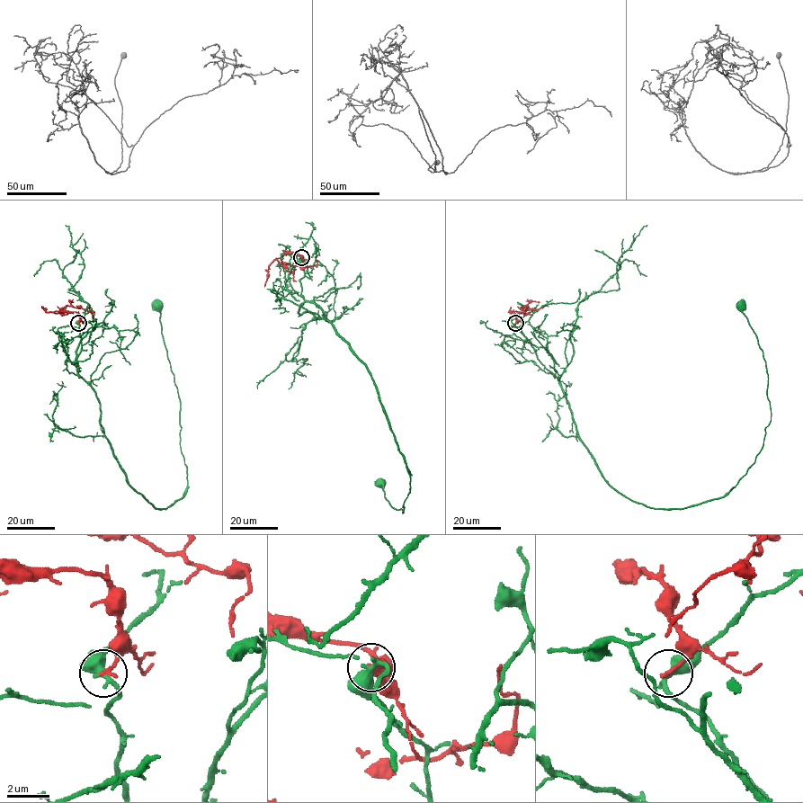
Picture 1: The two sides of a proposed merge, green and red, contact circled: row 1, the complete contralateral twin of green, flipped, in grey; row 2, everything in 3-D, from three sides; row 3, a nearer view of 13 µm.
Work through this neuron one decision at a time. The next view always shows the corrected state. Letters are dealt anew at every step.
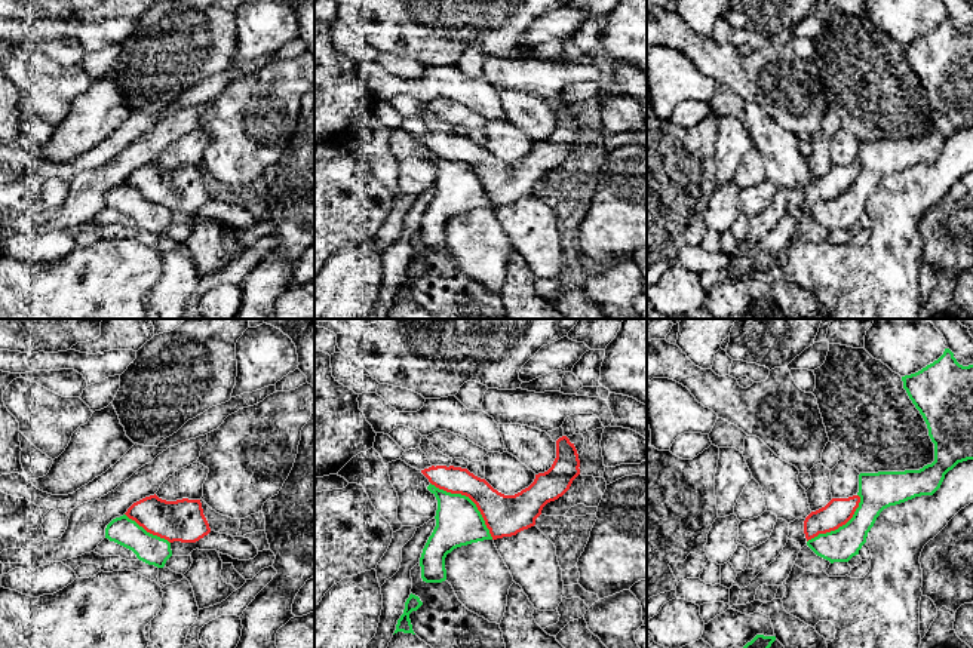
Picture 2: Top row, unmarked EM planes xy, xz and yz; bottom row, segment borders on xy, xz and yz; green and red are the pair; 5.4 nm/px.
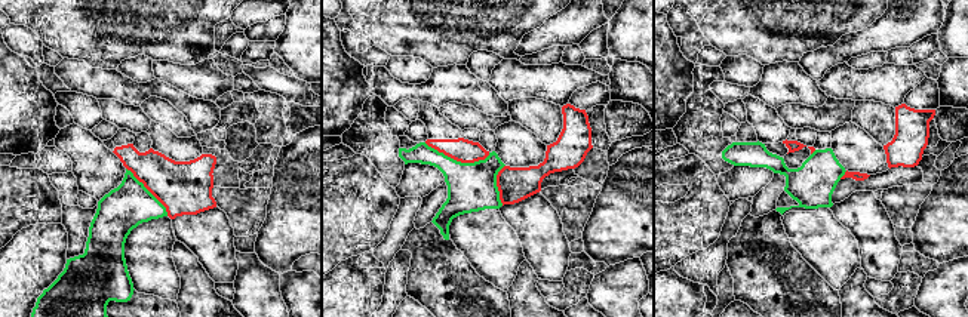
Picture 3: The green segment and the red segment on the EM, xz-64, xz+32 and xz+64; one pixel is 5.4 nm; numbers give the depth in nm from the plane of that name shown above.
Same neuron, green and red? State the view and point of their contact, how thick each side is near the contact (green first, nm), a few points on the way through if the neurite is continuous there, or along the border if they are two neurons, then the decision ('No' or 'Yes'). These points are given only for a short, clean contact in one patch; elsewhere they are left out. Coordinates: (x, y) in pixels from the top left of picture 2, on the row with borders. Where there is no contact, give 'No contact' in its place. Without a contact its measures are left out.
Touches green at xz (470, 500). Thickness 260 nm (green) against 220 nm. No

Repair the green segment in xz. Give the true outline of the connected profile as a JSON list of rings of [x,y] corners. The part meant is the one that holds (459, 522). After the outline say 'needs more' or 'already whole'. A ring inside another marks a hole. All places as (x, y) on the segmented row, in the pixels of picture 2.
[[[429,485],[438,500],[436,526],[429,537],[421,558],[421,578],[426,583],[446,580],[445,558],[454,549],[472,543],[492,540],[476,504],[466,495],[451,494]]]; already whole

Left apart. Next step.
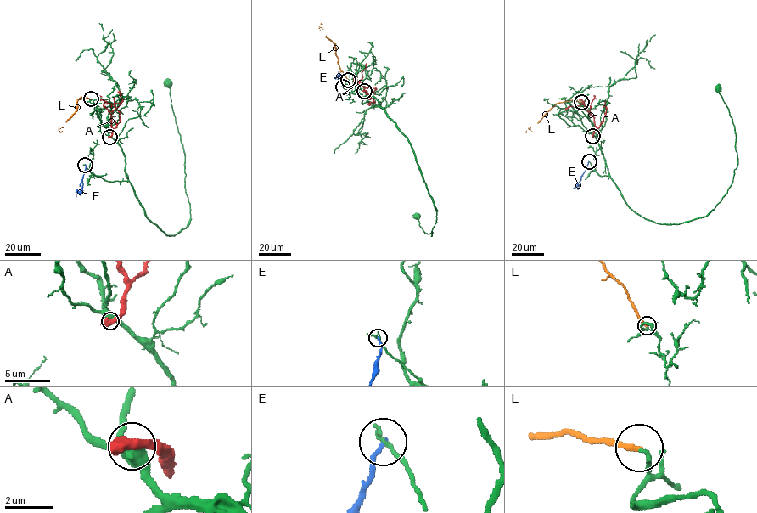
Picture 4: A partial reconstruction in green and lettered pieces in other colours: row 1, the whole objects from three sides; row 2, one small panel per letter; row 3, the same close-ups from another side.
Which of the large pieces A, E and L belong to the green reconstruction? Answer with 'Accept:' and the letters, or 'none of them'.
Accept: none of them

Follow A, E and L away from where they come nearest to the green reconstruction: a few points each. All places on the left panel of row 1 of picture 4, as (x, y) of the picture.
A: (109, 137), (112, 130), (111, 115), (103, 105), (103, 101), (109, 104), (111, 107)
E: (85, 165), (82, 189), (75, 190), (76, 196)
L: (91, 98), (79, 98), (76, 110), (60, 132)

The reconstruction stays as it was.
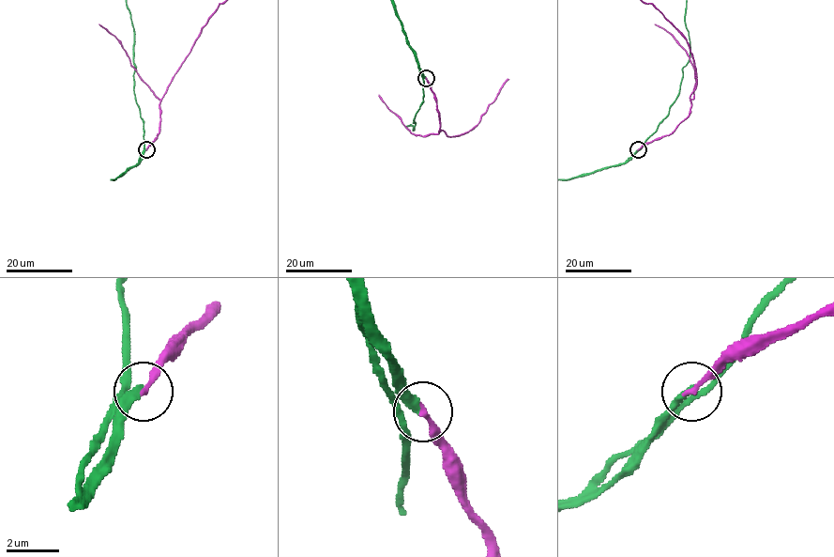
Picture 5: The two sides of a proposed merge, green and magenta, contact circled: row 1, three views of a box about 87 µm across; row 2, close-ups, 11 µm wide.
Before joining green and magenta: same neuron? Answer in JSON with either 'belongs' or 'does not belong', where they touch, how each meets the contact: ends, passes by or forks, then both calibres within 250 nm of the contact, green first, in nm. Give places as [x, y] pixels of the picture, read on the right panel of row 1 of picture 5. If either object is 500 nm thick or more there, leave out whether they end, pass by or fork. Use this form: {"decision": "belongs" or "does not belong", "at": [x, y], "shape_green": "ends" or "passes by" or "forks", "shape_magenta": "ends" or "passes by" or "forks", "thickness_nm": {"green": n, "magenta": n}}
{"decision": "belongs", "at": [638, 149], "shape_green": "ends", "shape_magenta": "ends", "thickness_nm": {"green": 300, "magenta": 200}}

